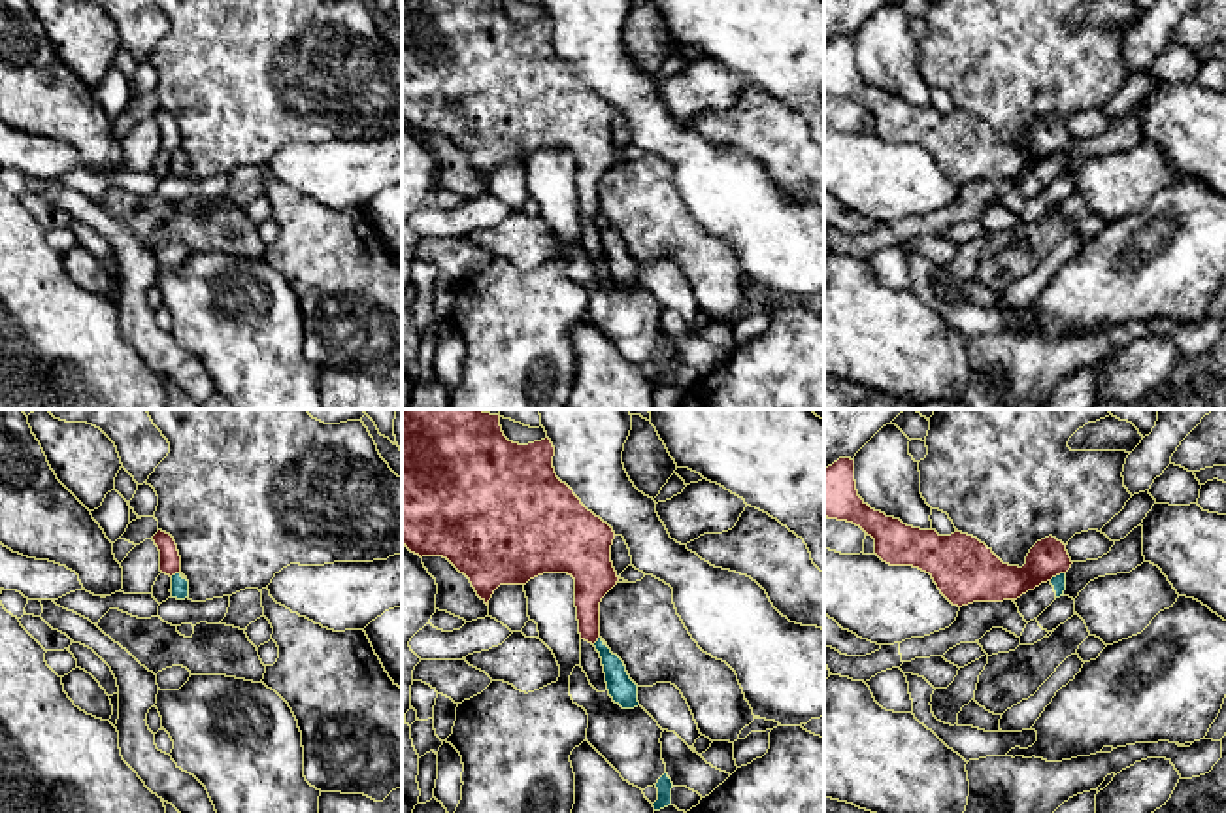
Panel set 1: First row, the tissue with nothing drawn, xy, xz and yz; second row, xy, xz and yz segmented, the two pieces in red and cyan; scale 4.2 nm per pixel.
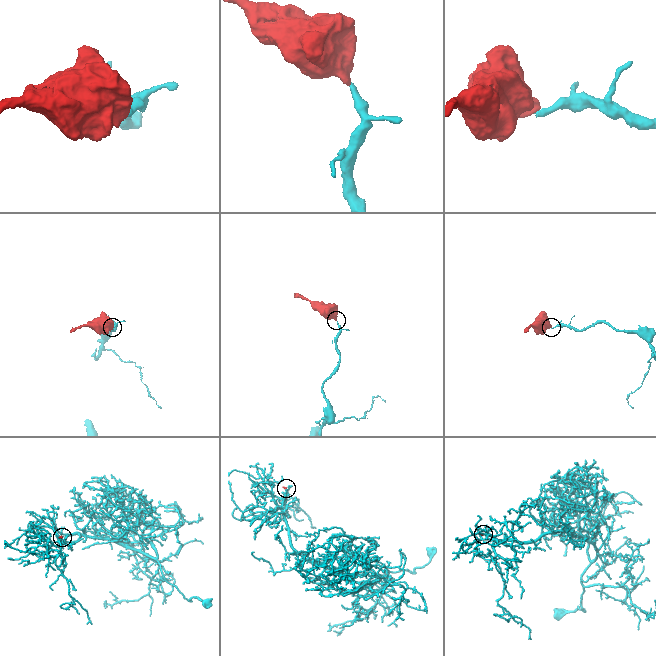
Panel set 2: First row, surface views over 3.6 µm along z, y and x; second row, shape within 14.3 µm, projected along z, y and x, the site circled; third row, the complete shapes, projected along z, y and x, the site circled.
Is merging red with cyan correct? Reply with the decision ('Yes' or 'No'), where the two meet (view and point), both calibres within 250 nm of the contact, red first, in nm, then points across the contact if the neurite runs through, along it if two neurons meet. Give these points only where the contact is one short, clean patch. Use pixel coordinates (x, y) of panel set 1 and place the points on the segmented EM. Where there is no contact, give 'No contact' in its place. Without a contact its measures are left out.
No. Touches red at yz (1057, 574). Thickness 160 nm (red) against 60 nm. Boundary: yz (1064, 572), (1049, 580)

